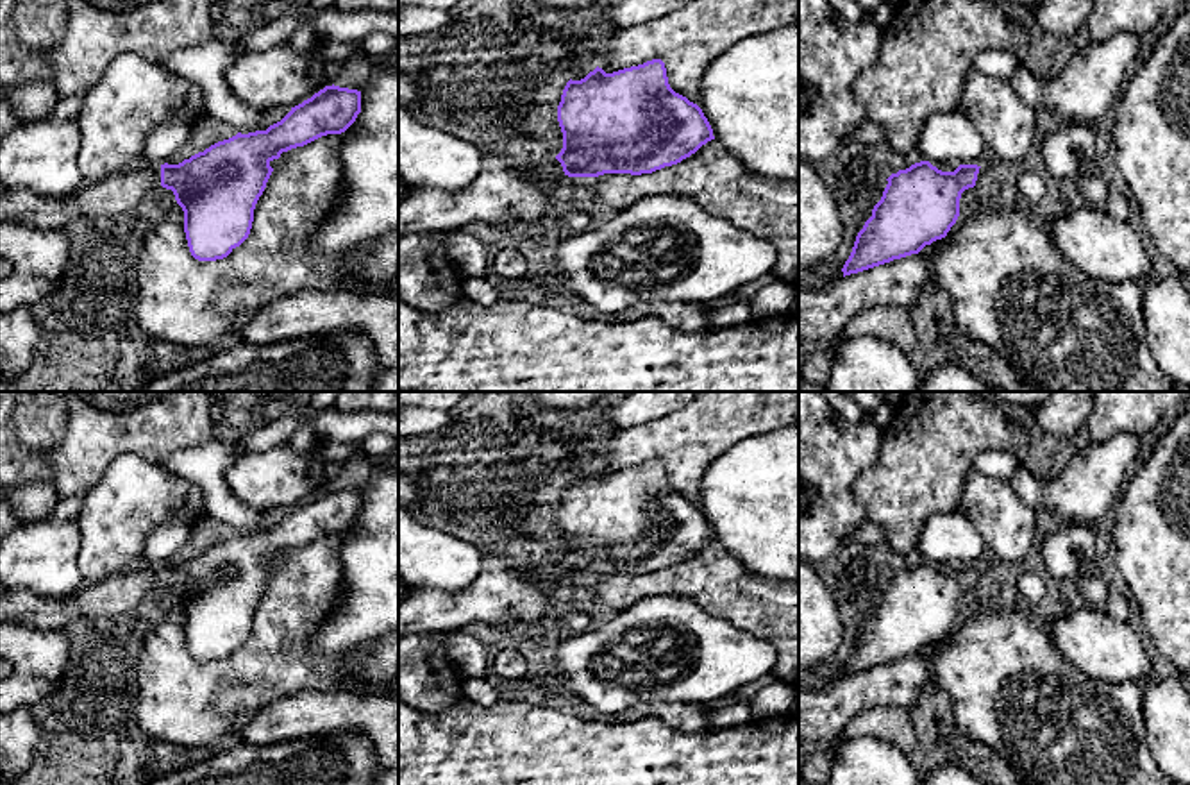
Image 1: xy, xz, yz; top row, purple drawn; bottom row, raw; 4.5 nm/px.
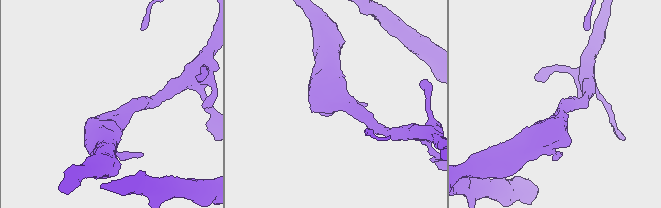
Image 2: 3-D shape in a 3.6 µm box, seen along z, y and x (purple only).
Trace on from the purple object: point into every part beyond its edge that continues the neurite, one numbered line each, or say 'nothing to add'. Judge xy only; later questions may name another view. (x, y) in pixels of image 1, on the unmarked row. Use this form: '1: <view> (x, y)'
1: xy (118, 594)

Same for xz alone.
1: xz (547, 571)

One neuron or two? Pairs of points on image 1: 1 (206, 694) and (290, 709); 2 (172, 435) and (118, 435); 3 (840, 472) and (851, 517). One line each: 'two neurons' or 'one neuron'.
1: two neurons
2: one neuron
3: one neuron

